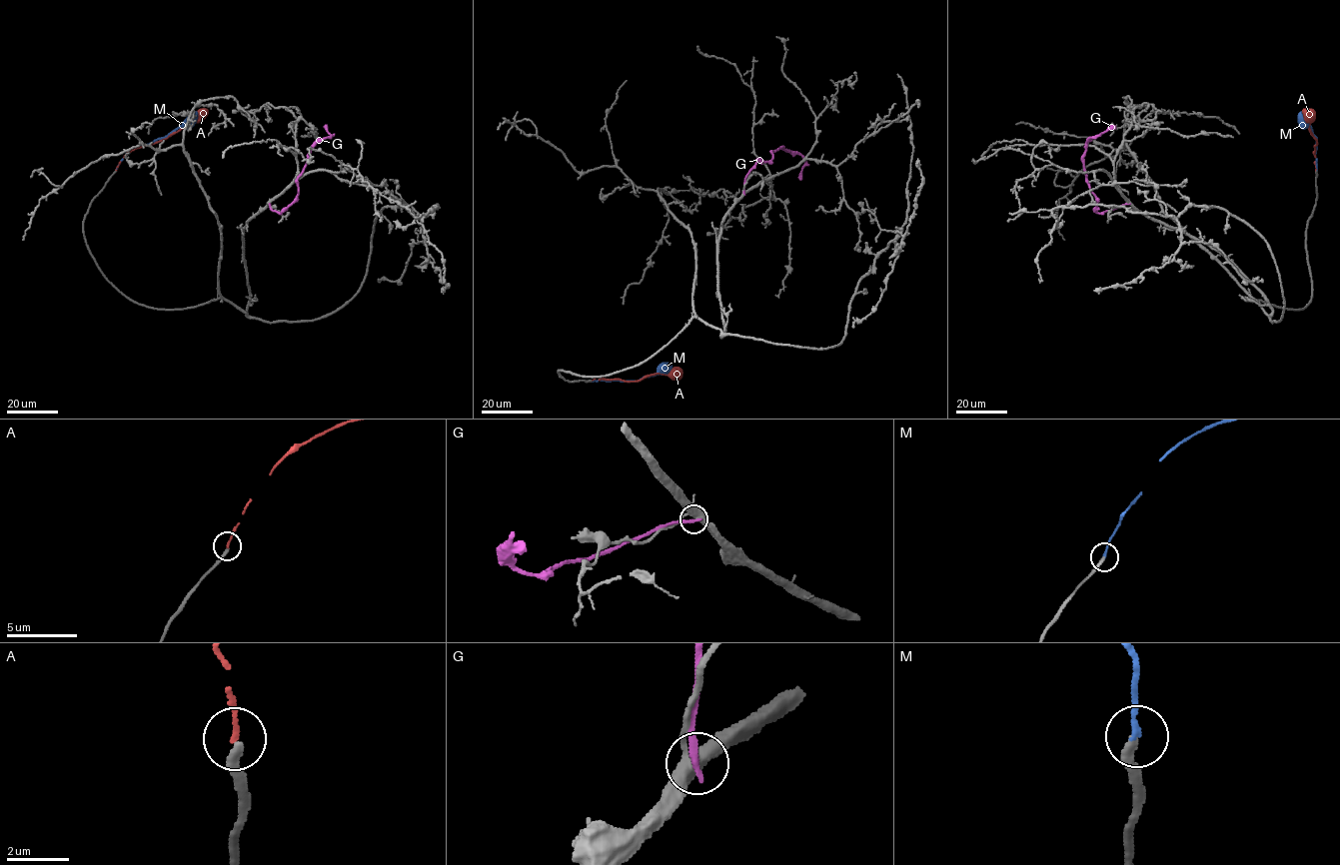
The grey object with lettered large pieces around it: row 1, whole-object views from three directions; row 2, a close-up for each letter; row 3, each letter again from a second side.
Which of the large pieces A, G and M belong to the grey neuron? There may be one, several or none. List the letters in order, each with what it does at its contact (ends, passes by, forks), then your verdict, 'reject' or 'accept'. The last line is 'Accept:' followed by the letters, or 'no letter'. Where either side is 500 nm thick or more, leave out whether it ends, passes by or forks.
A: it ends | reject
G: it ends | reject
M: it ends | accept
Accept: M

